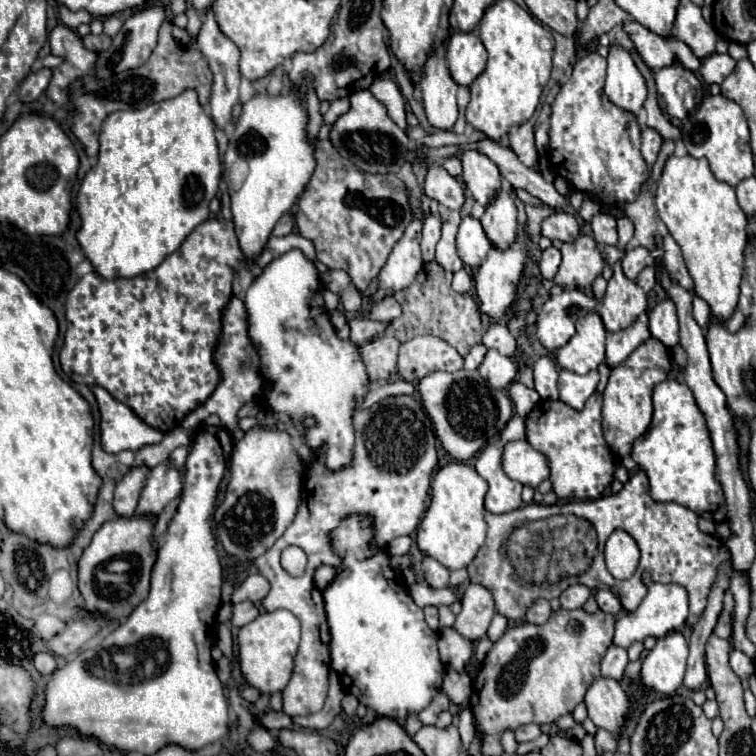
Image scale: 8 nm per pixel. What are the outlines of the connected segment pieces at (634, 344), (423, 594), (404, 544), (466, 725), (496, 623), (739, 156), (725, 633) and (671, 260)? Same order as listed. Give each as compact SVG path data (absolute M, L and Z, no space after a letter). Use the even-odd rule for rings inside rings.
M642 314L630 328L606 336L606 366L612 370L620 366L644 340L650 338L648 316Z
M412 584L408 586L408 592L412 596L412 600L424 608L424 606L440 606L440 604L454 604L458 600L458 596L450 590L450 588L442 588L442 590L434 590L428 584Z
M398 536L392 542L388 542L386 550L394 556L394 554L406 554L410 550L410 546L412 546L412 538L410 536Z
M468 708L460 710L460 724L458 724L458 728L460 728L460 736L462 736L462 746L464 746L464 750L468 750L470 742L474 738L474 730L476 730L474 728L474 716L472 716L472 712Z
M496 612L494 618L492 618L492 624L490 624L490 630L488 630L488 638L490 638L492 642L496 642L496 640L506 632L506 626L508 626L508 618Z
M708 96L700 108L682 124L682 142L690 156L706 158L714 176L730 186L754 176L754 154L750 150L750 132L742 108L724 96Z
M730 590L724 594L724 608L722 614L718 616L718 624L714 628L714 634L720 638L730 638L732 636L732 614L734 614L734 596Z
M668 234L664 236L664 266L672 272L672 276L676 276L686 288L692 288L692 280L686 272L686 266L684 266L684 260L682 260L682 252L680 252L680 246L674 242L674 238Z

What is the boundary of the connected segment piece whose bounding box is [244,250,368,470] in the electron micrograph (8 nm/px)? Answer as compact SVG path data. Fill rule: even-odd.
M290 250L270 262L250 284L244 304L248 310L248 324L250 324L250 338L260 350L262 356L262 374L268 378L270 384L266 384L266 394L262 398L264 406L272 412L284 412L290 418L302 420L304 416L314 416L316 424L306 430L306 442L316 452L318 448L326 446L326 466L338 468L342 464L348 464L352 458L352 446L354 446L354 428L352 428L352 412L354 406L364 398L368 392L366 384L366 372L362 364L358 362L356 346L350 344L350 340L340 340L336 336L336 330L328 318L328 312L324 312L324 300L322 300L324 286L320 282L318 270L314 264L300 252Z

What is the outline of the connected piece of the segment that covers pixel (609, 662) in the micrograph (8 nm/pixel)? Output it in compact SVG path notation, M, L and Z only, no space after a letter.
M610 646L606 656L602 658L602 676L604 678L614 678L614 680L622 680L624 668L628 664L628 656L624 648L618 646Z

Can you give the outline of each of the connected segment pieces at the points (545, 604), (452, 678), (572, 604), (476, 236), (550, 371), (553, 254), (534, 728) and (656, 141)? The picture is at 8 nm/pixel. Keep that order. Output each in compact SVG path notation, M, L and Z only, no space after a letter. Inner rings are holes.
M538 600L534 606L528 608L528 612L526 612L526 620L528 620L530 624L538 624L538 626L542 626L542 624L546 624L546 622L550 620L550 614L552 614L550 602L548 602L548 600Z
M474 664L466 666L464 674L460 672L446 672L444 676L444 682L442 682L442 692L456 704L462 704L466 706L468 704L468 696L470 696L470 674L472 674L472 668Z
M568 586L560 594L560 604L564 610L576 610L576 608L582 608L590 596L592 596L592 590L586 586Z
M472 216L462 218L456 242L458 242L458 254L462 262L470 268L478 268L490 250L490 242L482 230L480 220Z
M548 356L538 358L538 362L534 364L534 384L542 400L558 400L556 382L558 382L556 364Z
M546 248L540 256L540 272L544 278L552 280L560 268L560 260L562 260L562 254L558 248Z
M526 724L516 730L516 742L530 742L530 740L536 740L540 734L542 732L538 724Z
M646 128L646 130L642 132L642 148L640 148L640 152L642 152L642 158L646 160L648 168L654 166L656 156L658 156L658 152L660 152L660 146L662 146L662 138L658 136L658 132Z

